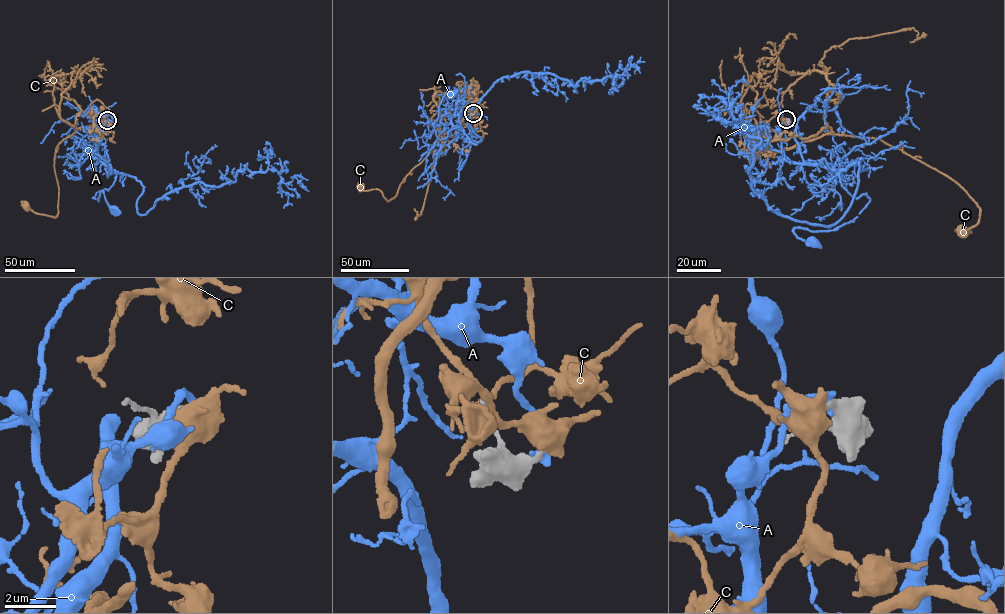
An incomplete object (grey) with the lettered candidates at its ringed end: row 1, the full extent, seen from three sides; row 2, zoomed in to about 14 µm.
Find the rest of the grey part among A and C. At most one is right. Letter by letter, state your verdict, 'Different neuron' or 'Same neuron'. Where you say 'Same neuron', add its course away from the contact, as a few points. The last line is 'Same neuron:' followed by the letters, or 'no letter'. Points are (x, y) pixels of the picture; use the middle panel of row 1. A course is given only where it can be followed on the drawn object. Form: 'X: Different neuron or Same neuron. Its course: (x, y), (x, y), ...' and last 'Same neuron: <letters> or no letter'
A: Different neuron
C: Same neuron. Its course: (473, 113), (467, 103), (465, 116), (454, 134), (439, 138), (390, 200), (378, 189), (365, 191), (361, 186)
Same neuron: C

